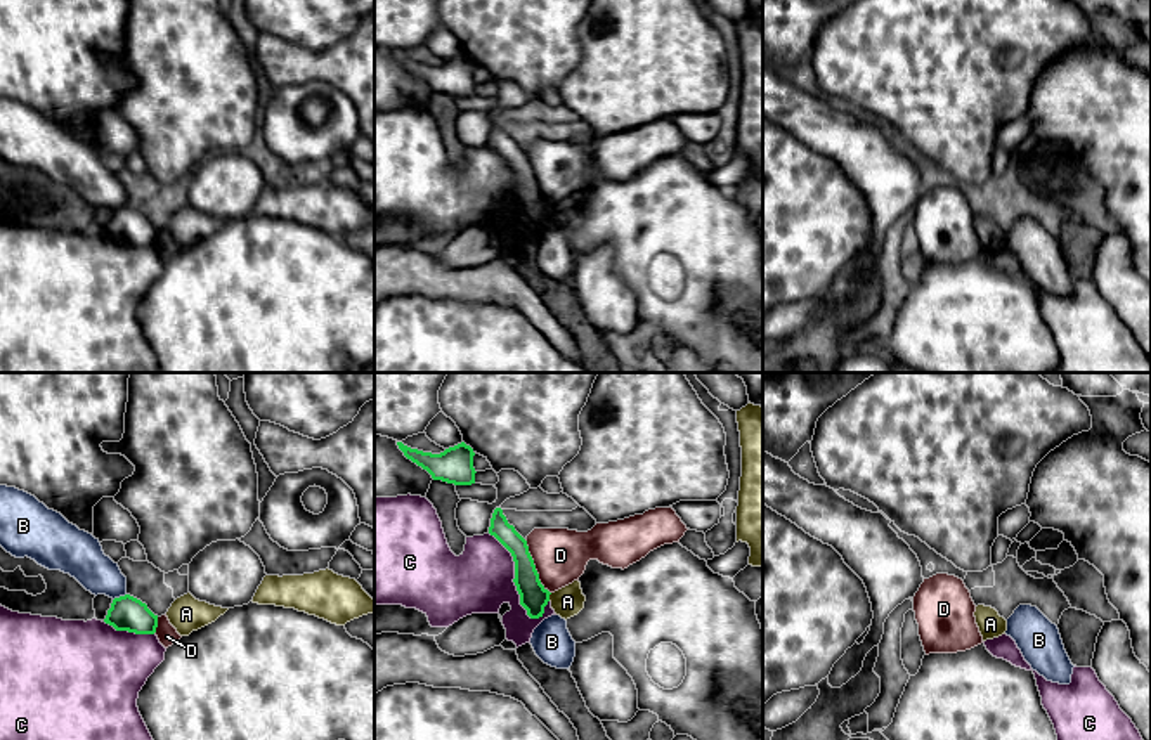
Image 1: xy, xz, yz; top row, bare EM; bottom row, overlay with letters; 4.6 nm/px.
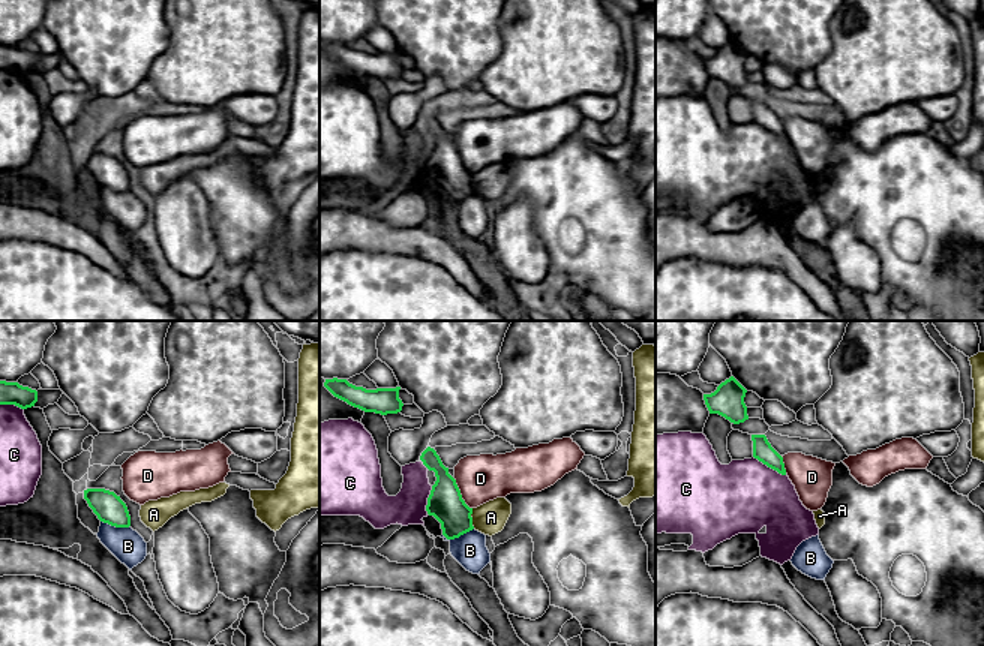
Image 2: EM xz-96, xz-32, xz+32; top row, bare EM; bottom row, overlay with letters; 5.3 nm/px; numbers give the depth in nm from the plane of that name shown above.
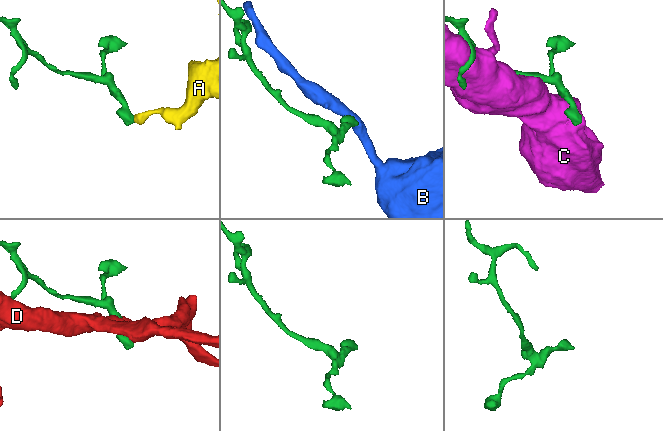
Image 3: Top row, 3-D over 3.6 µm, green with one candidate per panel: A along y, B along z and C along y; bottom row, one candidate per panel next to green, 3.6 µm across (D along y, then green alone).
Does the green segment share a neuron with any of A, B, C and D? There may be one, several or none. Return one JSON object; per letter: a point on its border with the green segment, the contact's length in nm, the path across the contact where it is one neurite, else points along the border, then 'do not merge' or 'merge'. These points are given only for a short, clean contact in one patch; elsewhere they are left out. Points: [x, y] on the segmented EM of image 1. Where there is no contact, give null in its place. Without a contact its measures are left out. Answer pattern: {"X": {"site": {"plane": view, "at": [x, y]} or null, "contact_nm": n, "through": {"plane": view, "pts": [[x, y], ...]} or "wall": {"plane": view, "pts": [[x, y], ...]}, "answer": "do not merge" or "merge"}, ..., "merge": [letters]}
{"A": {"site": {"plane": "xz", "at": [548, 597]}, "contact_nm": 40, "wall": {"plane": "xz", "pts": [[552, 593], [548, 600]]}, "answer": "do not merge"}, "B": {"site": {"plane": "xy", "at": [120, 597]}, "contact_nm": 70, "wall": {"plane": "xy", "pts": [[125, 593], [113, 600]]}, "answer": "do not merge"}, "C": {"site": {"plane": "xz", "at": [513, 581]}, "contact_nm": 460, "answer": "do not merge"}, "D": {"site": {"plane": "xz", "at": [534, 567]}, "contact_nm": 280, "answer": "do not merge"}, "merge": []}

